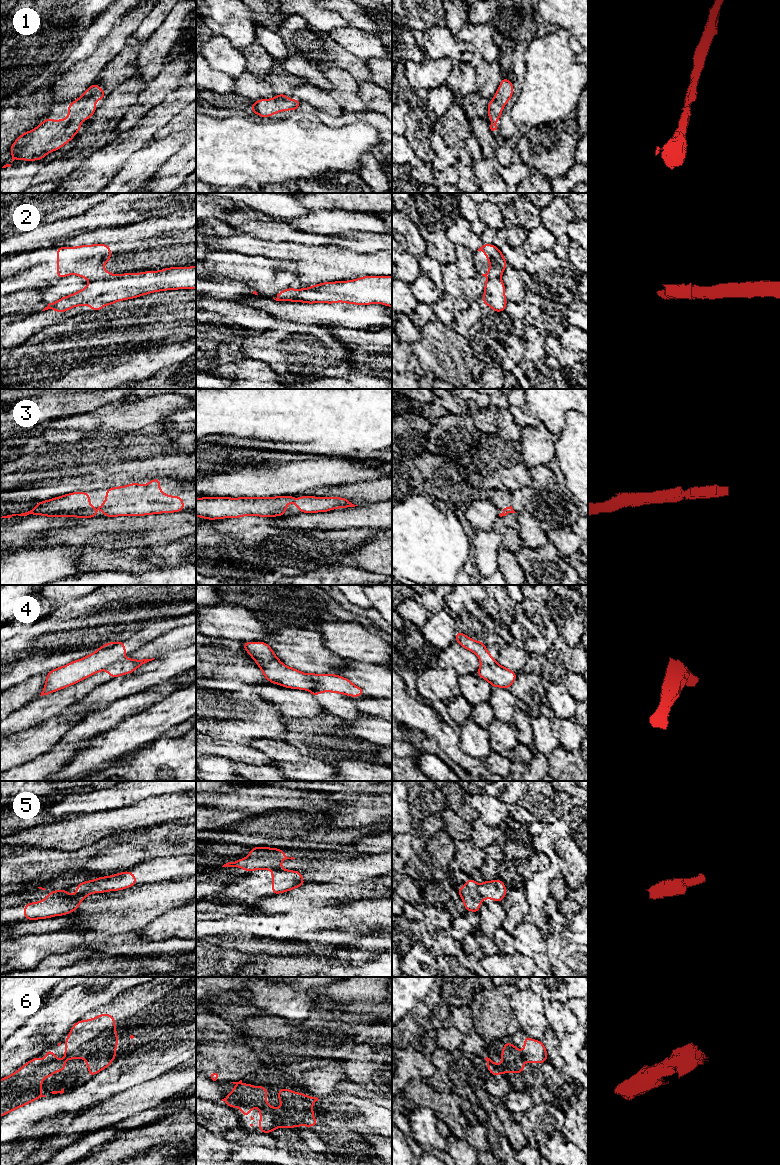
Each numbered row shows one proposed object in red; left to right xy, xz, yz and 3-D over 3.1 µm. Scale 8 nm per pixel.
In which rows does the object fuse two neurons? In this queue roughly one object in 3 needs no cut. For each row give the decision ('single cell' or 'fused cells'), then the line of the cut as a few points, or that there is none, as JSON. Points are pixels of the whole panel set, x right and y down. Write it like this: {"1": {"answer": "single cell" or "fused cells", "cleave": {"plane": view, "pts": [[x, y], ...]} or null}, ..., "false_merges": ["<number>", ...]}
{"1": {"answer": "single cell", "cleave": null}, "2": {"answer": "fused cells", "cleave": {"plane": "xy", "pts": [[113, 274], [94, 281]]}}, "3": {"answer": "single cell", "cleave": null}, "4": {"answer": "fused cells", "cleave": {"plane": "xy", "pts": [[122, 658], [104, 668]]}}, "5": {"answer": "fused cells", "cleave": {"plane": "yz", "pts": [[478, 885], [478, 893], [482, 898]]}}, "6": {"answer": "single cell", "cleave": null}, "false_merges": ["2", "4", "5"]}

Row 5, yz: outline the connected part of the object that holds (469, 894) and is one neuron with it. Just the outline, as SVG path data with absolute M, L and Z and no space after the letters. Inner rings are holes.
M469 877L466 880L466 886L458 887L457 891L464 902L466 911L479 913L480 904L482 903L482 898L479 894L479 885Z

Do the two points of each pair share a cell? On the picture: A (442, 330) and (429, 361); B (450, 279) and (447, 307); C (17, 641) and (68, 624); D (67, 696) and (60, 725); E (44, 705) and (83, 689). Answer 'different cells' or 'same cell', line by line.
A: same cell
B: different cells
C: same cell
D: different cells
E: same cell

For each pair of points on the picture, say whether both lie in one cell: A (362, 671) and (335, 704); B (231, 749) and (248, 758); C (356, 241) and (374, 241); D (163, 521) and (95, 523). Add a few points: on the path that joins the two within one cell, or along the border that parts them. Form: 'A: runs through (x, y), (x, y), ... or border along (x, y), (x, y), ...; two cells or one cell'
A: border along (335, 674), (348, 678), (355, 685), (365, 690); two cells
B: runs through (235, 752), (244, 757); one cell
C: runs through (360, 241), (370, 241); one cell
D: runs through (146, 524), (112, 524); one cell

